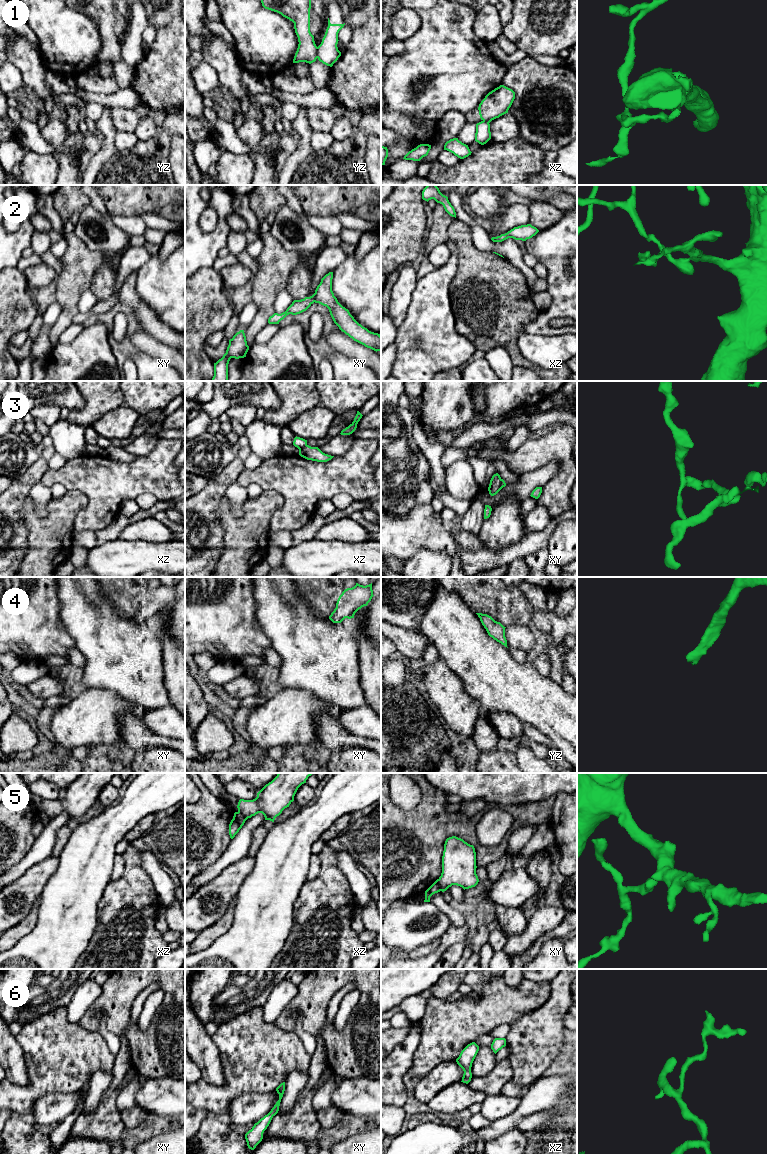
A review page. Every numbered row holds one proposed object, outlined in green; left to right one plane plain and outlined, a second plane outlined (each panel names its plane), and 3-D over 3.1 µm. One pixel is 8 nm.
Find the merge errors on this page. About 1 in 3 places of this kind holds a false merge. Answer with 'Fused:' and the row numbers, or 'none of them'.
Fused: 1, 3, 5

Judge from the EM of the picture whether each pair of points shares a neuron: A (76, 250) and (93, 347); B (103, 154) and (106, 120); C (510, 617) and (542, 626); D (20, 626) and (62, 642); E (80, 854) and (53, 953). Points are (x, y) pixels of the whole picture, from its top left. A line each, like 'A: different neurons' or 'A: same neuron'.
A: different neurons
B: same neuron
C: different neurons
D: same neuron
E: same neuron

